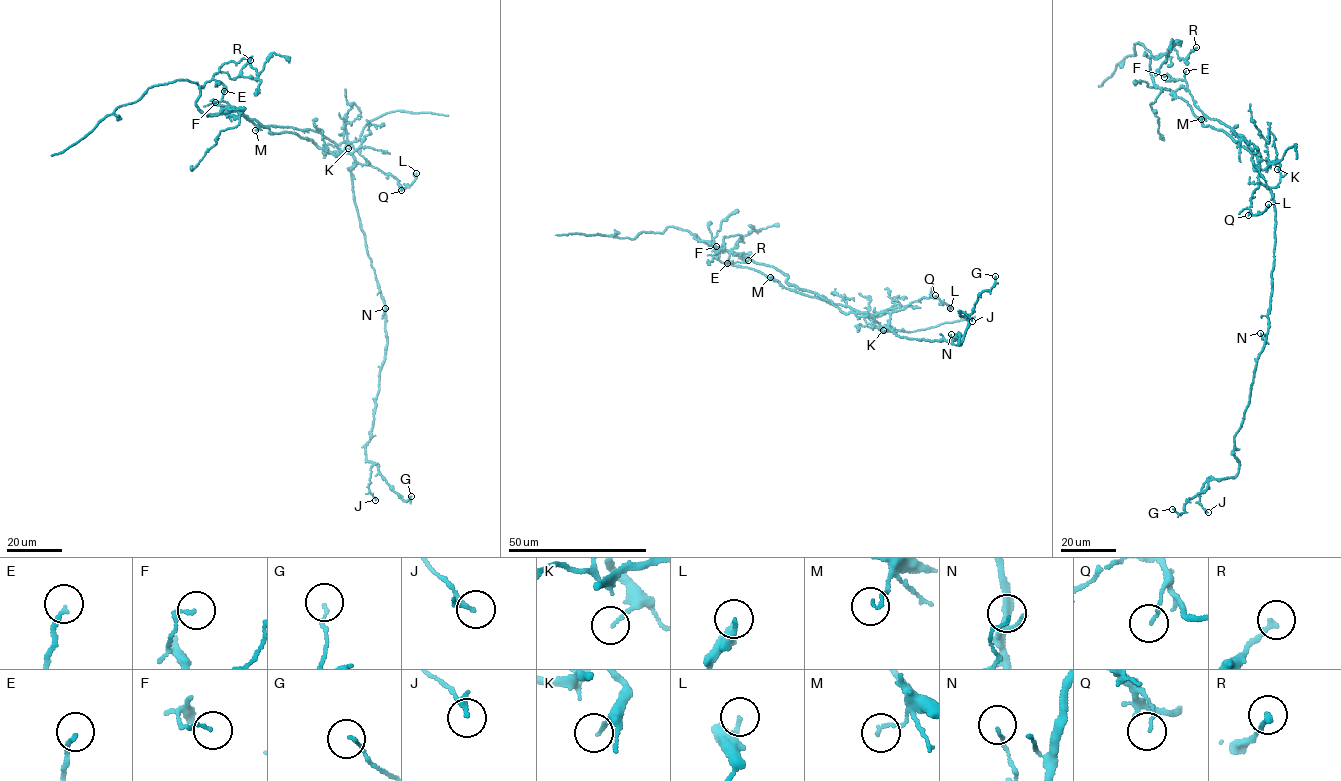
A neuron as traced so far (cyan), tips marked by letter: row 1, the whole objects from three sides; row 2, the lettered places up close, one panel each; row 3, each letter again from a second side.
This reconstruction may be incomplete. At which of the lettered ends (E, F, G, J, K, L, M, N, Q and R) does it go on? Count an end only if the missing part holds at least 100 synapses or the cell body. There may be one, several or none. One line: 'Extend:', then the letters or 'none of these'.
Extend: none of these

